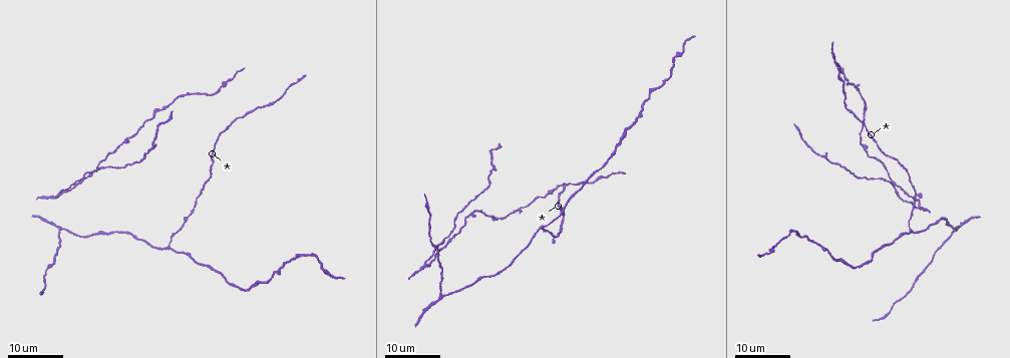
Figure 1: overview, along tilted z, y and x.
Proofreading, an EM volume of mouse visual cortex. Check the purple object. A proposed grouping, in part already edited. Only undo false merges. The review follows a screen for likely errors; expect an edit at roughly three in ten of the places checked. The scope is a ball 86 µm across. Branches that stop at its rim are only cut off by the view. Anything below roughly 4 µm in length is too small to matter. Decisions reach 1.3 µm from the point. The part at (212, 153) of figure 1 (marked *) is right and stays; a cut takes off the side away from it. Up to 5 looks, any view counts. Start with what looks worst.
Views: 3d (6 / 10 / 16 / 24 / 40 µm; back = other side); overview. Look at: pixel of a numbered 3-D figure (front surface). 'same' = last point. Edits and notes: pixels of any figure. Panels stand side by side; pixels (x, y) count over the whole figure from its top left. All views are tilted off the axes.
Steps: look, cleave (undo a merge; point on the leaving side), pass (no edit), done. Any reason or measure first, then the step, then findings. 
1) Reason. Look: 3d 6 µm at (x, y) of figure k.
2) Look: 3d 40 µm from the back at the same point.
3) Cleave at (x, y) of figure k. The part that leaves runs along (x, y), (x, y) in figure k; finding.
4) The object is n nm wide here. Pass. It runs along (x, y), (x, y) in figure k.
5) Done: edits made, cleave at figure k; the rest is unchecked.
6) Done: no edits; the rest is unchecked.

Looks like a crossing. Look: 3d 24 µm at (447, 235) of figure 1.

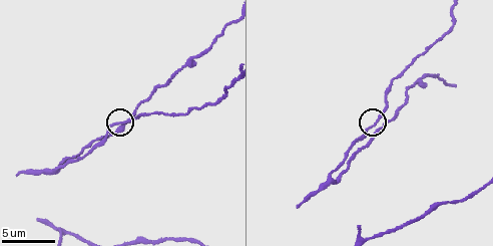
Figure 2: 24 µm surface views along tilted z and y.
Look: 3d 6 µm at (373, 124) of figure 2.

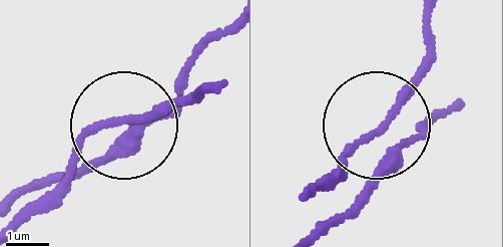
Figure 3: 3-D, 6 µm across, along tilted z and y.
Pass. It runs along (442, 108), (404, 143), (365, 143), (327, 186) in figure 3; continuous, no second neuron.

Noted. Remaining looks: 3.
Branch point. Look: 3d 24 µm at (169, 247) of figure 1.

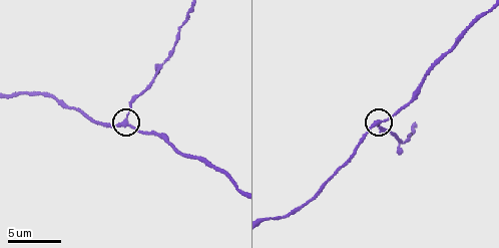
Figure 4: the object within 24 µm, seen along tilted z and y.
Closer look. Look: 3d 6 µm at (379, 123) of figure 4.

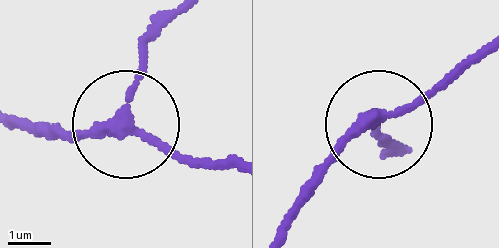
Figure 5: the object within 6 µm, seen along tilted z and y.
Pass. It runs along (171, 19), (147, 44), (126, 116), (44, 136) in figure 5; one neuron here.

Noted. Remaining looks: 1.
Branch point. Look: 3d 6 µm at (61, 230) of figure 2.

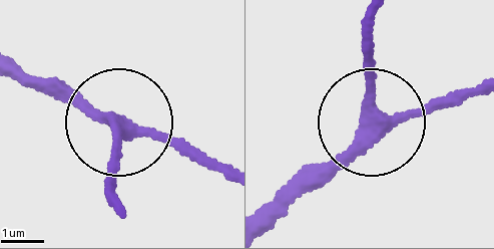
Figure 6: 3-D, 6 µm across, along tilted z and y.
The object is 270 nm wide here. Pass. It runs along (218, 168), (92, 114), (19, 68) in figure 6; continuous, no second neuron.

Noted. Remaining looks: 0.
Done: no edits; the rest is unchecked.

